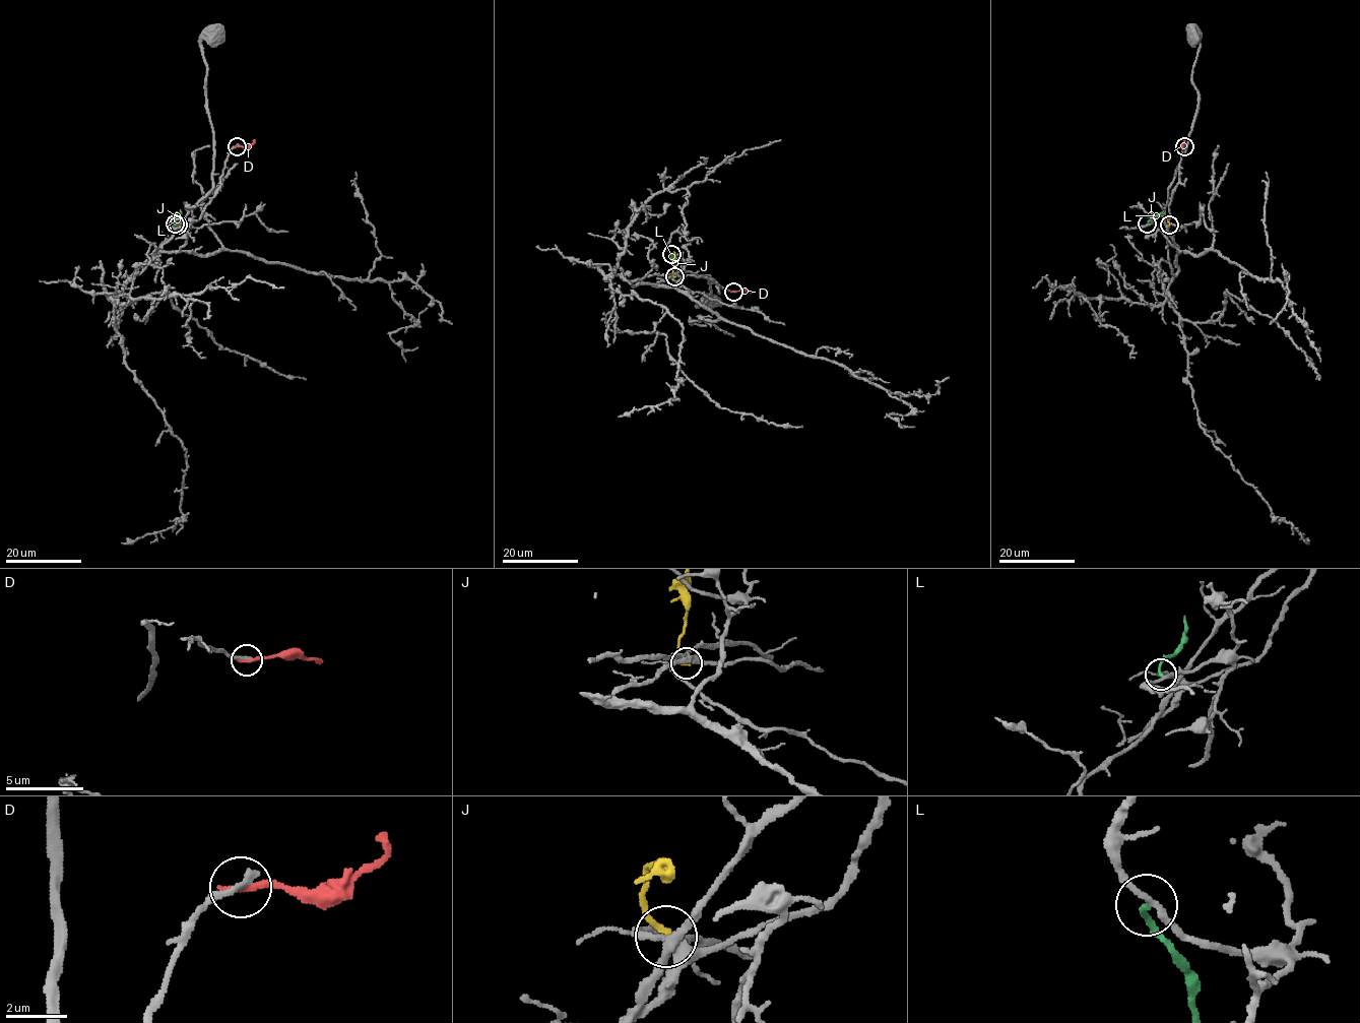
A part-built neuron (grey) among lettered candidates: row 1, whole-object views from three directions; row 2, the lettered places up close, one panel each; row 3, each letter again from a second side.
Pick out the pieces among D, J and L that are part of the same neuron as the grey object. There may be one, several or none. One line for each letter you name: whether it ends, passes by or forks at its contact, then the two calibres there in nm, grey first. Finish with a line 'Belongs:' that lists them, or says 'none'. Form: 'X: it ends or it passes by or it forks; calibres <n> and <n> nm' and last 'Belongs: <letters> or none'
Belongs: none

